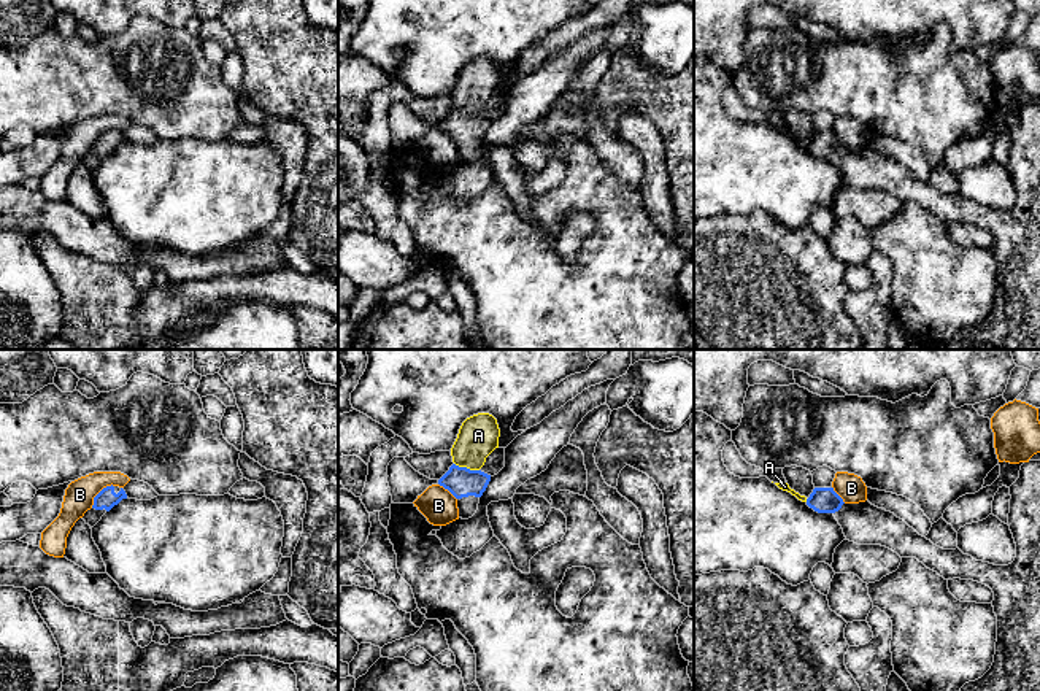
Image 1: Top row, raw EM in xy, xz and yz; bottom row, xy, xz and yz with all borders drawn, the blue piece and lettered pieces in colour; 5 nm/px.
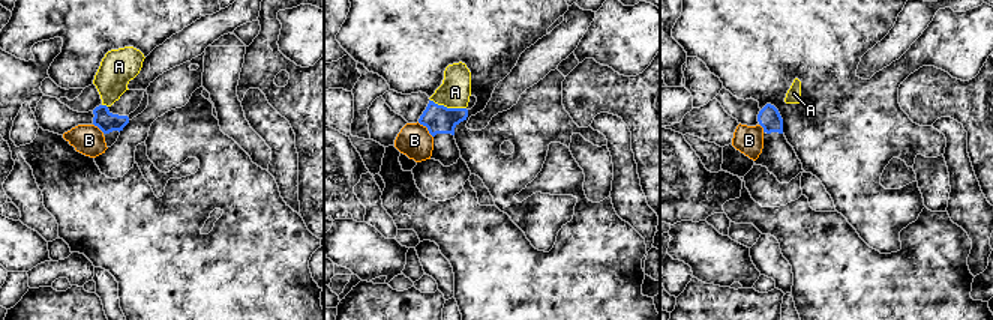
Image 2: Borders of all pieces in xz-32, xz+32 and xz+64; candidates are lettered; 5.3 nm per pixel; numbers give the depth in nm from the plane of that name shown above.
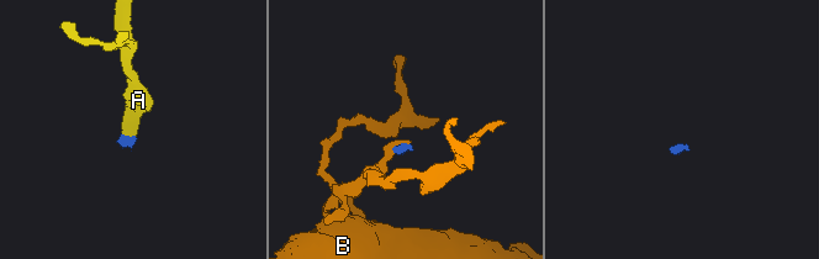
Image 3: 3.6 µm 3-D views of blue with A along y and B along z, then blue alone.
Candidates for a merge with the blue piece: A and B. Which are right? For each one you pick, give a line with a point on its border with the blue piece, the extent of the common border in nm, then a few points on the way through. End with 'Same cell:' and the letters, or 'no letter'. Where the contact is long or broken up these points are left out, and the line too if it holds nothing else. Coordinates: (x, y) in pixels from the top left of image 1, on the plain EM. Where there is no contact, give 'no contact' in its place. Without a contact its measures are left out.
A: contact xz (466, 111); length 130 nm; way xz (461, 126), (466, 111), (469, 96), (478, 80)
Same cell: A

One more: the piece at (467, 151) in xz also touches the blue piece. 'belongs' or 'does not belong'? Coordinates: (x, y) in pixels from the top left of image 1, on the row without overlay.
belongs

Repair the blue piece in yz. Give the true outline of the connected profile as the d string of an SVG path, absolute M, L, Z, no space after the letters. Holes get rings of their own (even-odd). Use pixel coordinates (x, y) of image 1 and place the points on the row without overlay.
M1040 105L1021 110L1019 122L1010 130L1010 140L1008 170L1016 187L1016 202L1008 210L976 205L959 192L943 194L894 157L869 145L845 148L834 132L815 132L807 143L807 149L815 156L832 157L849 186L886 191L900 202L916 202L945 224L973 224L992 234L992 251L997 261L994 307L981 322L961 332L967 349L980 343L1002 349L1040 349Z

